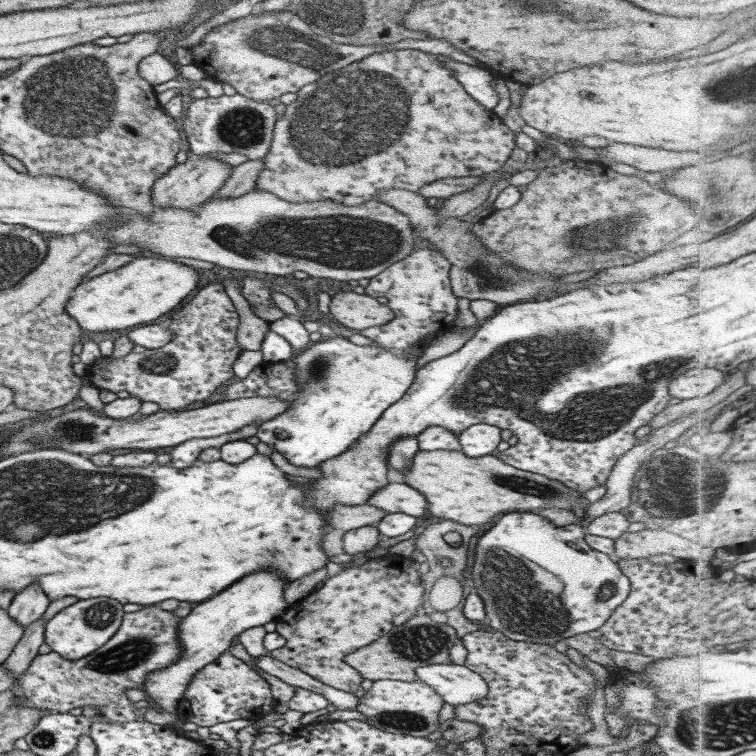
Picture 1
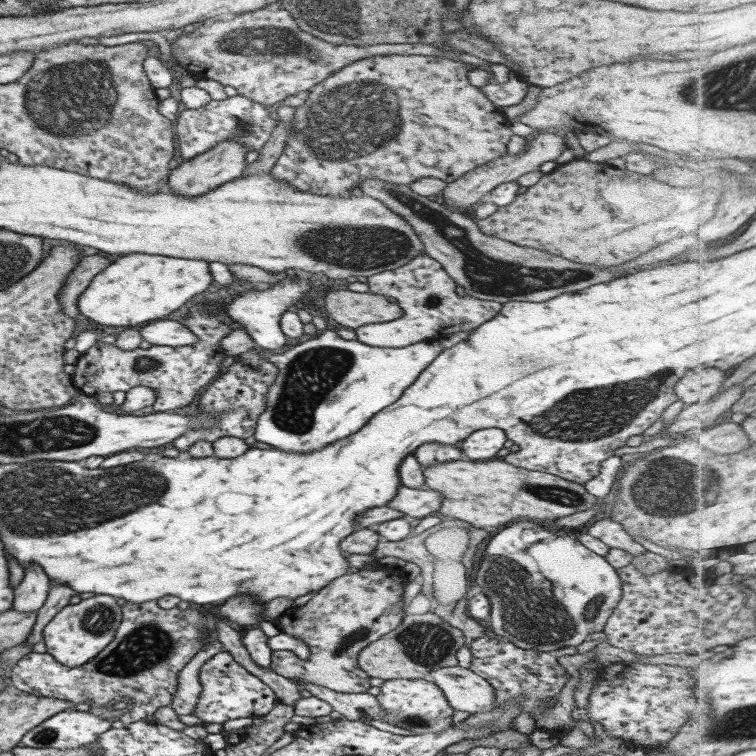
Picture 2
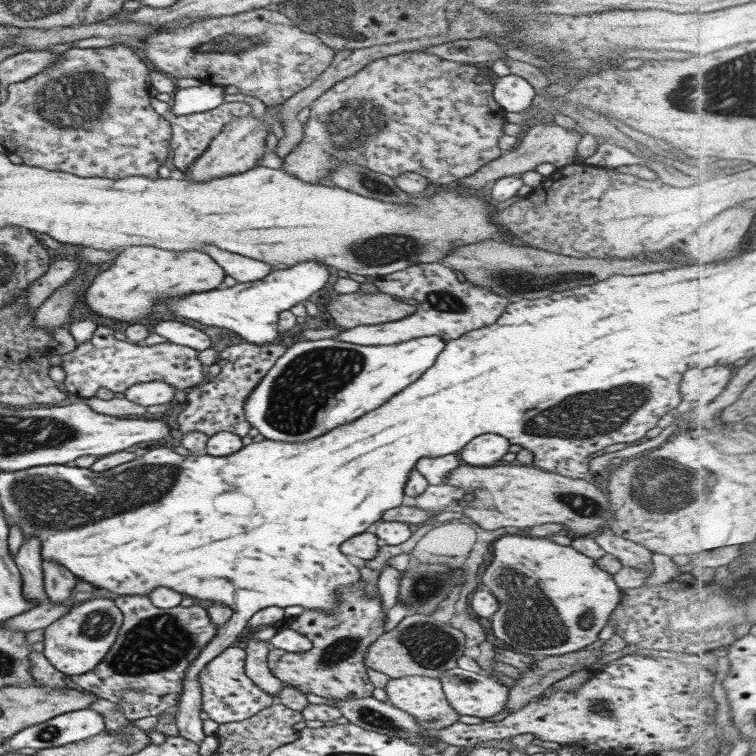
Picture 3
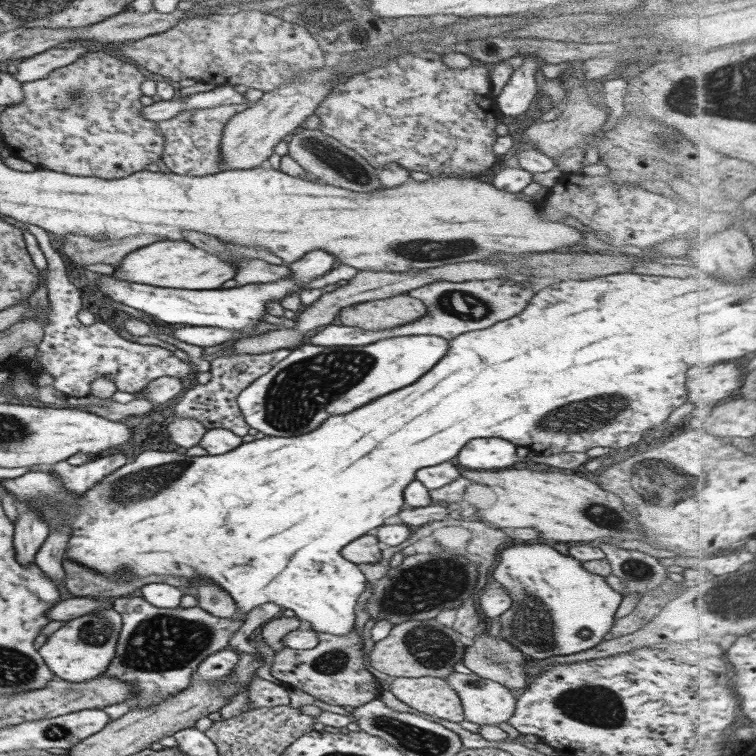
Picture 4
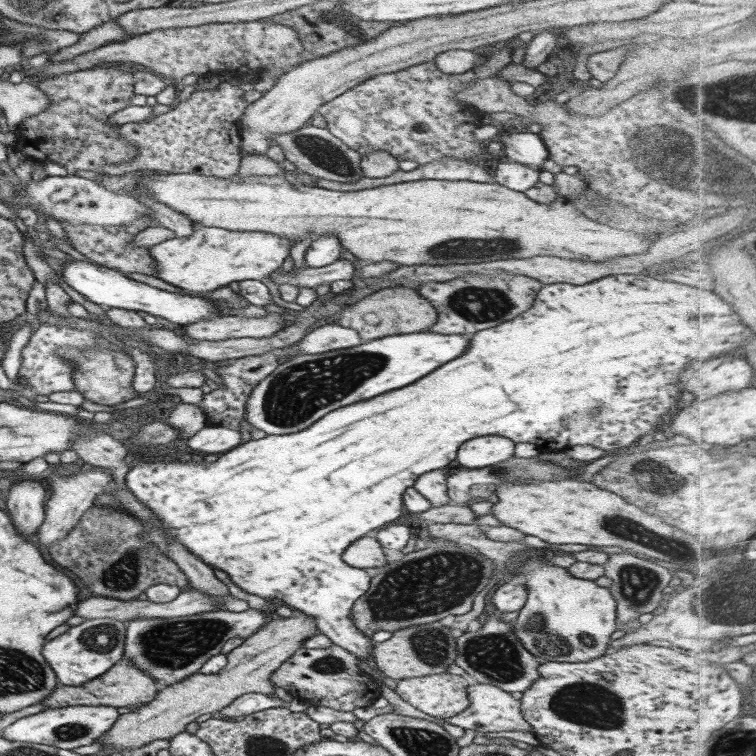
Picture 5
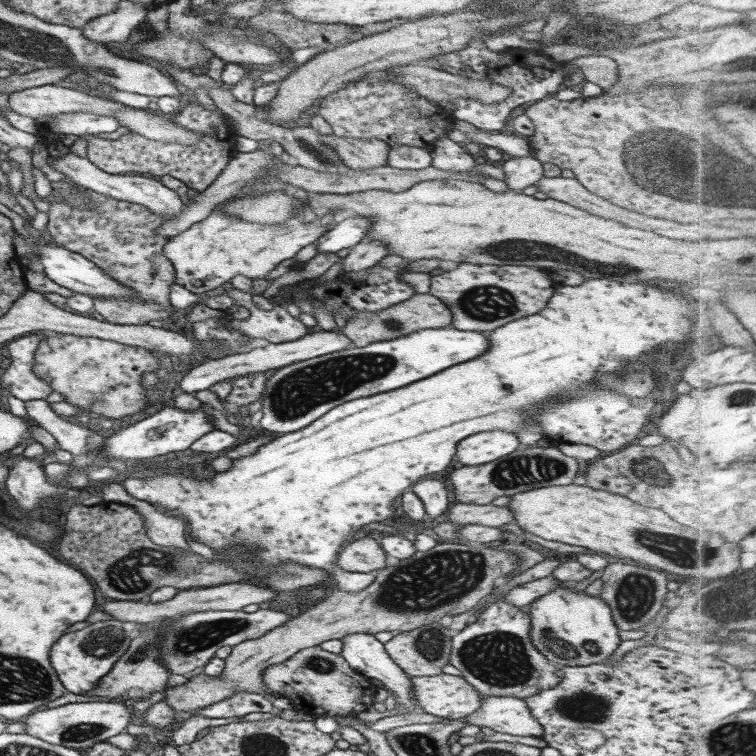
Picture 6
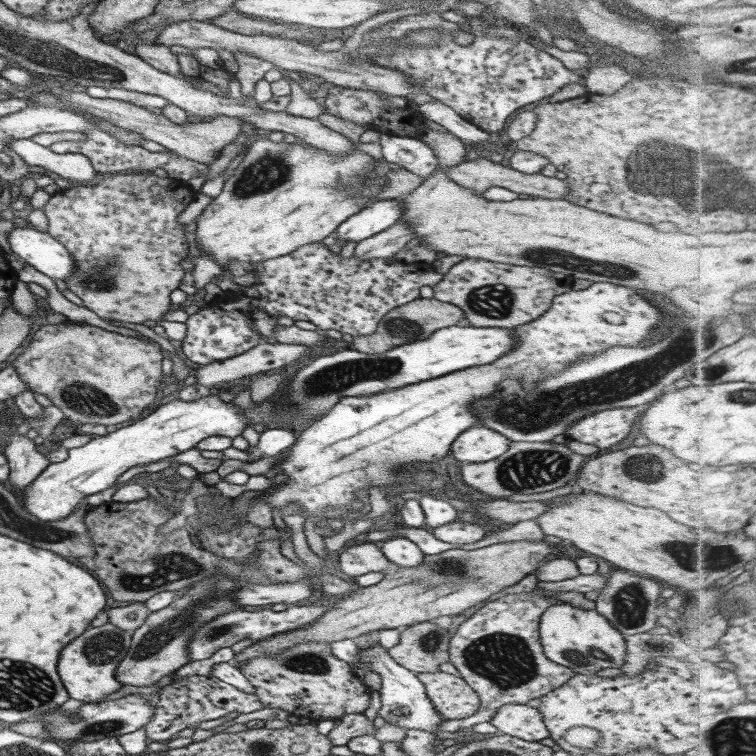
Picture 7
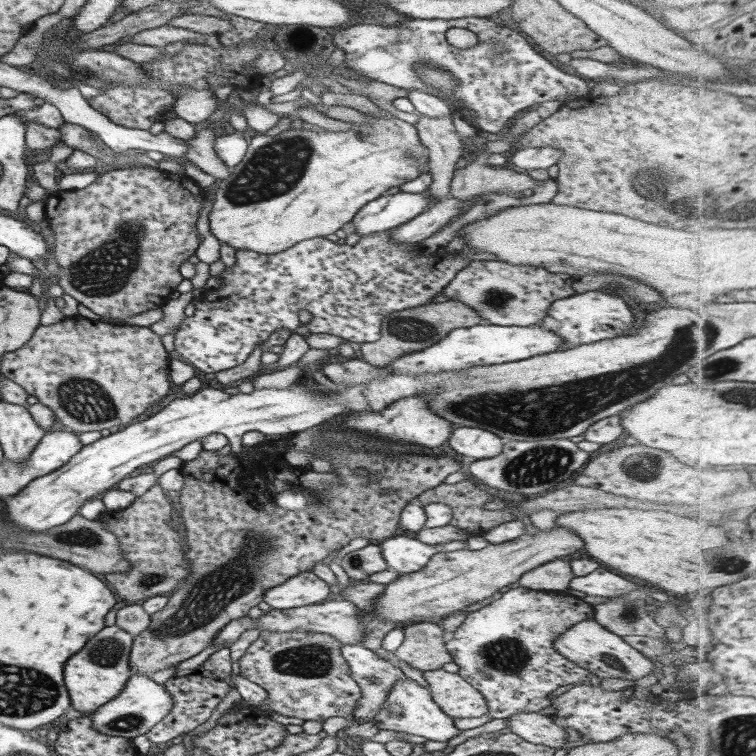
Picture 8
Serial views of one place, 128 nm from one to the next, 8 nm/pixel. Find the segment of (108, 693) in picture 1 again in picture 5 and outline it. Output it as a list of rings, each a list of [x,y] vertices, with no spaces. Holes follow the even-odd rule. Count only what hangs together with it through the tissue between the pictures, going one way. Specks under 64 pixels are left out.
[[[248,607],[242,612],[231,612],[225,609],[201,612],[189,616],[171,618],[133,618],[125,622],[125,641],[122,657],[127,658],[131,664],[155,679],[160,687],[175,684],[191,674],[199,672],[199,668],[211,657],[220,654],[223,644],[231,638],[242,640],[259,631],[271,616],[257,609]]]

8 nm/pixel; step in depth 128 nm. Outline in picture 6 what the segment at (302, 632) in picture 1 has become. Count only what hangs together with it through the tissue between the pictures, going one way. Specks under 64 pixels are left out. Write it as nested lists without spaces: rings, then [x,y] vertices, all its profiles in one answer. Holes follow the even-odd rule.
[[[319,645],[299,650],[287,661],[264,668],[261,674],[264,684],[263,696],[286,698],[293,709],[311,716],[346,716],[363,712],[372,706],[378,685],[355,673],[347,662],[337,654],[322,650]]]

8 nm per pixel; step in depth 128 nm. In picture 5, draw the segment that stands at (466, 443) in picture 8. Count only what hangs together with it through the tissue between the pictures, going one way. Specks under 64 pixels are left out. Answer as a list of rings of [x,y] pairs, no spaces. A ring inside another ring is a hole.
[[[479,436],[463,442],[457,450],[457,462],[466,469],[502,463],[514,455],[515,443],[503,436]]]

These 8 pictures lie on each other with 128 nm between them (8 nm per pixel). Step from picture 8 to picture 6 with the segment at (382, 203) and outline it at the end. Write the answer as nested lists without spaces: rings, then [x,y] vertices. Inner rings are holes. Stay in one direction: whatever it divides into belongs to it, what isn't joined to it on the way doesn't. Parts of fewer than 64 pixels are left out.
[[[357,216],[345,218],[335,224],[331,230],[323,233],[316,241],[317,253],[336,253],[342,248],[351,248],[364,240],[372,220],[358,218]]]

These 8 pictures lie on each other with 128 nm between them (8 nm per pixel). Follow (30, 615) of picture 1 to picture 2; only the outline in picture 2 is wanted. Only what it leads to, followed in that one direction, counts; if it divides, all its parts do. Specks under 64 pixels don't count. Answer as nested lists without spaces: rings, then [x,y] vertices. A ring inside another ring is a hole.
[[[31,564],[23,570],[23,578],[13,590],[13,610],[19,612],[33,612],[43,606],[49,590],[49,580],[45,572]]]

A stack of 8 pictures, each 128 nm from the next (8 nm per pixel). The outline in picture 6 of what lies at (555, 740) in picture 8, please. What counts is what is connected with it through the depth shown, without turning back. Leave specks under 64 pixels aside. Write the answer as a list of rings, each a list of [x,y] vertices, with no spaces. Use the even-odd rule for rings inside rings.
[[[509,696],[481,697],[480,708],[463,719],[467,725],[486,726],[493,732],[511,736],[540,737],[543,734],[524,700]]]

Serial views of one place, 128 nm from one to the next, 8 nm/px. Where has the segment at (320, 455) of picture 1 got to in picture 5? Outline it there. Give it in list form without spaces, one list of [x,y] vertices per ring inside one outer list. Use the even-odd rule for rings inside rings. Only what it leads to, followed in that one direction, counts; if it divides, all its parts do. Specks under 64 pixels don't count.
[[[427,330],[374,338],[351,348],[297,354],[279,363],[261,382],[257,382],[245,402],[245,419],[266,436],[300,432],[329,410],[417,381],[463,354],[469,342],[469,335]]]

